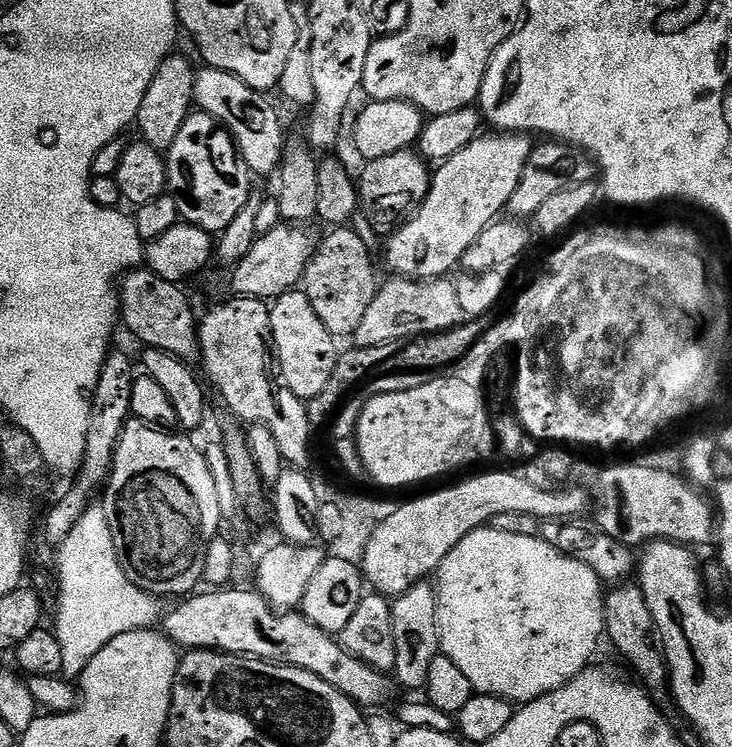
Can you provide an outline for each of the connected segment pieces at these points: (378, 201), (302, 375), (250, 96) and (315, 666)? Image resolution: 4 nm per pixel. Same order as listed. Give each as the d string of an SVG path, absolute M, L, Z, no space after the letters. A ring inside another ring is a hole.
M405 150L398 154L390 154L390 158L378 158L367 161L363 165L360 176L358 172L358 191L360 194L360 208L362 216L369 220L378 231L391 234L400 227L402 218L407 217L413 210L419 208L428 193L430 183L430 164L416 150Z
M303 290L283 292L277 300L271 301L270 311L272 347L283 387L289 388L301 402L318 398L326 382L330 382L330 374L334 374L338 355L337 337L332 336L326 326L322 326L318 314L314 314L314 306L310 306L310 298L306 298Z
M207 66L197 71L195 107L210 114L227 128L236 149L240 151L240 157L246 162L248 171L257 177L268 176L271 172L273 175L279 169L286 147L284 124L268 99L265 93L255 92L250 86L246 86L246 82L229 72Z
M225 587L223 590L204 590L201 596L189 595L181 599L172 613L162 620L162 631L180 650L214 648L217 652L235 652L274 664L288 664L291 668L310 670L330 686L346 694L364 710L379 709L388 700L393 681L377 668L354 658L340 645L333 633L323 632L314 622L296 610L280 611L255 590Z

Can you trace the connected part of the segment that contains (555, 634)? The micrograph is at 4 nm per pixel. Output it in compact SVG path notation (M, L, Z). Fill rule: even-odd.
M485 526L485 527L483 527L483 528L475 528L475 530L473 530L473 532L471 532L471 533L470 533L470 534L466 534L466 538L462 538L462 542L458 542L458 546L454 546L454 550L450 550L450 554L446 554L446 558L445 558L445 559L444 559L444 561L442 561L442 562L441 562L441 564L440 564L440 567L439 567L439 568L437 568L437 569L436 569L436 571L435 571L435 573L434 573L434 587L435 587L435 590L436 590L436 605L437 605L437 606L438 606L438 638L439 638L439 639L440 639L440 650L441 650L441 653L442 653L442 655L444 655L444 656L445 656L445 657L446 657L446 658L450 658L450 662L454 662L454 666L458 666L458 670L462 670L462 674L466 674L466 679L467 679L467 680L469 680L469 682L470 682L470 686L471 686L471 687L472 687L472 691L473 691L473 693L476 693L476 694L479 694L479 695L482 695L482 696L496 696L496 697L497 697L497 698L498 698L498 699L499 699L499 700L511 700L511 701L512 701L512 703L513 703L513 705L516 705L516 706L523 706L523 705L525 705L525 704L529 704L529 703L530 703L530 702L534 702L534 701L535 701L535 700L537 700L537 699L538 699L538 698L542 698L542 697L543 697L543 696L545 696L545 695L546 695L546 694L550 694L550 693L551 693L551 692L553 692L553 691L554 691L554 690L558 690L558 689L559 689L559 688L561 688L561 686L563 686L563 684L565 684L565 683L566 683L566 682L570 682L570 681L571 681L571 680L573 680L573 678L574 678L574 677L576 677L576 675L578 675L578 674L579 674L579 673L580 673L580 672L581 672L581 671L582 671L582 669L583 669L583 668L586 668L586 667L589 667L589 665L591 665L591 664L592 664L592 663L593 663L593 660L592 660L592 655L594 655L594 654L595 654L595 652L596 652L596 647L598 647L598 646L599 646L599 644L600 644L600 640L601 640L601 644L602 644L602 637L603 637L603 636L604 636L604 635L605 635L605 630L604 630L604 598L605 598L605 595L606 595L606 592L605 592L605 589L604 589L604 588L603 588L603 587L602 587L602 581L601 581L601 580L600 580L600 579L598 579L598 577L596 577L596 575L595 575L595 574L594 574L594 570L590 570L590 566L586 566L586 565L585 565L585 564L583 564L583 563L582 563L582 562L578 562L578 561L577 561L577 560L575 560L575 559L574 559L574 558L573 558L573 557L572 557L572 556L568 556L568 555L567 555L567 554L565 554L565 552L559 552L559 551L558 551L558 550L557 550L557 549L556 549L556 548L555 548L555 547L554 547L554 546L550 546L550 545L549 545L549 544L547 544L547 542L546 542L546 541L545 541L545 540L543 540L543 539L542 539L542 538L541 538L541 537L540 537L540 536L523 536L523 535L522 535L522 534L505 534L505 533L504 533L504 531L503 531L503 530L498 530L498 529L497 529L497 528L493 528L493 527L491 527L491 526Z

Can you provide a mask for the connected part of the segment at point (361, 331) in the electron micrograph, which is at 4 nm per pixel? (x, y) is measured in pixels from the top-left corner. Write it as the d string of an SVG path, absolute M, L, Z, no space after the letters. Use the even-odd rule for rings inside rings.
M388 278L379 285L354 337L355 347L369 348L383 344L395 345L396 340L407 342L418 336L429 336L432 332L449 332L464 323L466 315L458 302L458 290L451 279L406 280Z

